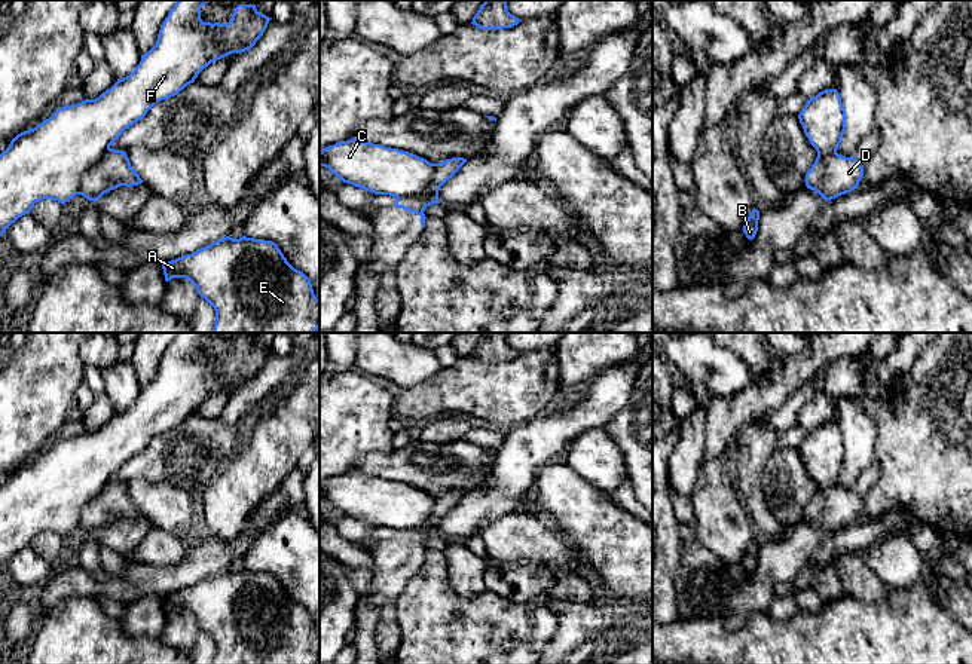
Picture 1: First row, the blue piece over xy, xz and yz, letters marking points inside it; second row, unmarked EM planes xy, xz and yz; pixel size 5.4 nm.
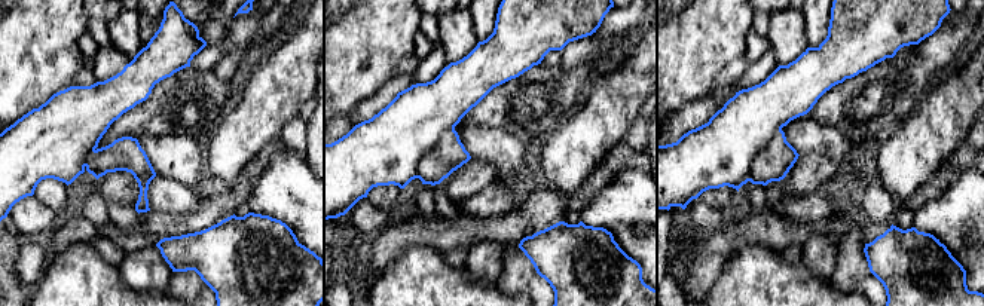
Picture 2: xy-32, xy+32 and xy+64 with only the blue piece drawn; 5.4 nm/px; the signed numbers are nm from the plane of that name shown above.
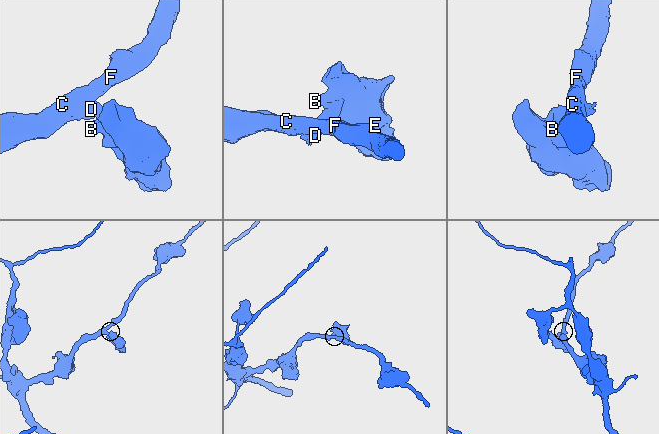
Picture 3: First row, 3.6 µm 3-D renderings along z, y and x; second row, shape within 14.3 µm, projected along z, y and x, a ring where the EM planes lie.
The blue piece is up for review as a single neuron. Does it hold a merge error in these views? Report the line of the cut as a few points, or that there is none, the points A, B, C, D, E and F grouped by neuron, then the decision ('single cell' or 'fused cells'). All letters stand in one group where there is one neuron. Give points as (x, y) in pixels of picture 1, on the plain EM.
cut in xz along (434, 496), (433, 513), (421, 526), (397, 532); A B D E / C F; fused cells

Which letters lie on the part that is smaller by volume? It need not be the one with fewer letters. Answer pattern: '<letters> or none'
A, B, D, E

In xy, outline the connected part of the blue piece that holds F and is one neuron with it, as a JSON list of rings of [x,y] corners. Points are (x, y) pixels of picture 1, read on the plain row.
[[[178,333],[162,355],[156,377],[141,388],[129,409],[117,411],[98,431],[64,438],[36,460],[12,471],[0,487],[0,567],[19,550],[30,547],[36,535],[52,532],[64,538],[80,527],[83,508],[125,462],[141,453],[156,435],[193,416],[211,395],[251,382],[272,352],[260,346],[256,337],[238,337],[227,357],[204,355],[201,340],[205,336],[207,333]]]

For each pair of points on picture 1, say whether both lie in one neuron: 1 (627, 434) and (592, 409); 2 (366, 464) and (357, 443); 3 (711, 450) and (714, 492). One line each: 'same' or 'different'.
1: different
2: different
3: different

